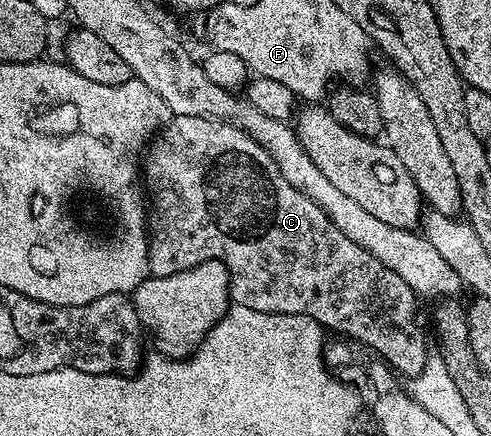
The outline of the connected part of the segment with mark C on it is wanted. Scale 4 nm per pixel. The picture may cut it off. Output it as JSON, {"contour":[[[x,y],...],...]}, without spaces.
{"contour":[[[171,115],[169,122],[155,135],[152,147],[144,156],[144,188],[148,193],[148,239],[150,241],[150,275],[167,276],[168,274],[180,274],[180,270],[188,270],[200,262],[209,260],[219,260],[228,271],[230,271],[230,299],[234,304],[248,306],[248,310],[260,310],[261,312],[279,312],[280,314],[300,314],[310,316],[317,324],[321,324],[323,329],[334,332],[343,332],[346,336],[351,336],[354,340],[359,340],[362,344],[367,344],[374,352],[379,352],[381,359],[395,373],[405,374],[407,377],[414,377],[414,368],[418,364],[426,364],[422,358],[422,346],[428,342],[428,336],[422,333],[422,328],[418,325],[418,304],[419,301],[414,295],[414,291],[400,278],[400,274],[395,274],[384,266],[377,258],[372,258],[364,246],[358,246],[352,242],[345,234],[340,234],[312,198],[308,198],[300,190],[293,188],[280,174],[276,162],[242,128],[237,128],[226,120],[213,120],[212,118],[192,118],[191,116]]]}

